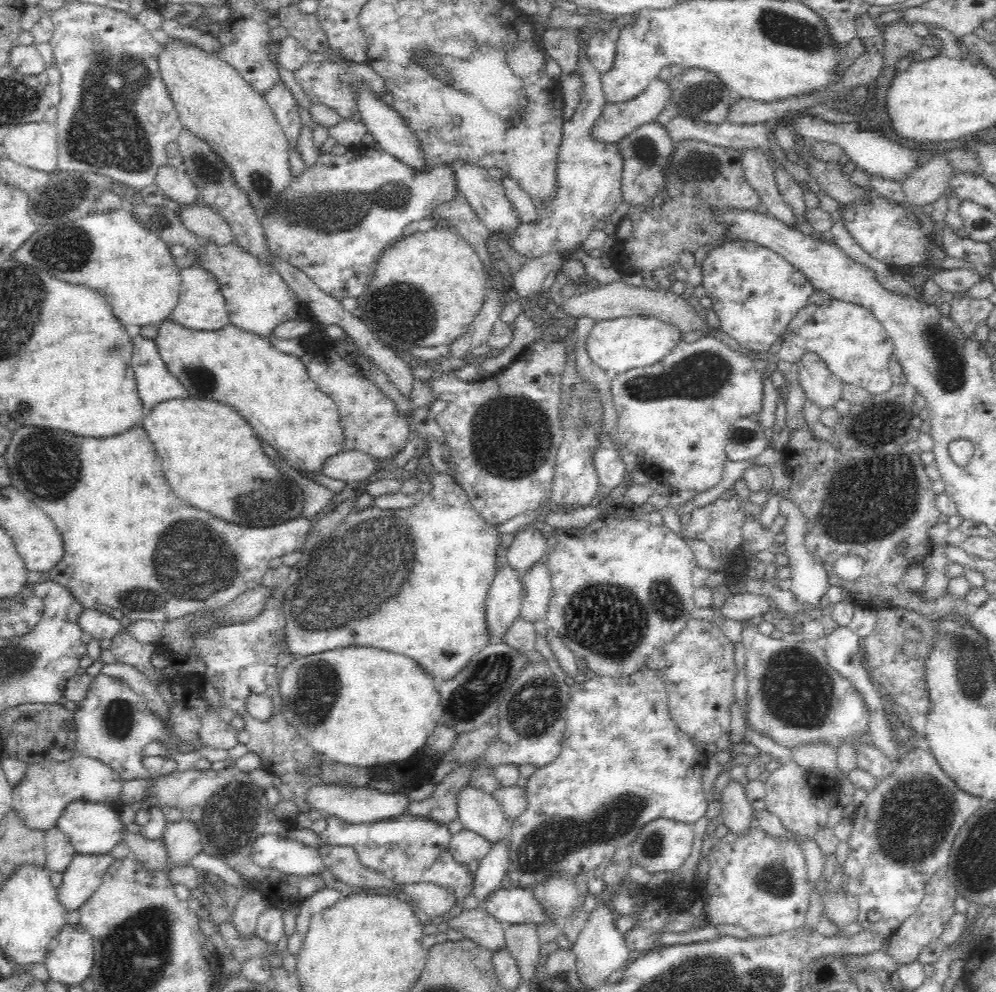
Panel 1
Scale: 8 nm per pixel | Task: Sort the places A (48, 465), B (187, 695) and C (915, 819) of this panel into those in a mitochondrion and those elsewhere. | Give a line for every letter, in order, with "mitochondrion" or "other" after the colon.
A: mitochondrion
B: other
C: mitochondrion

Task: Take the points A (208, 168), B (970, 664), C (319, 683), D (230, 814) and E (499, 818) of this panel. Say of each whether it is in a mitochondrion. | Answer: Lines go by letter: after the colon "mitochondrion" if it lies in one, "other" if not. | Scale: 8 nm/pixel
A: mitochondrion
B: mitochondrion
C: mitochondrion
D: mitochondrion
E: other

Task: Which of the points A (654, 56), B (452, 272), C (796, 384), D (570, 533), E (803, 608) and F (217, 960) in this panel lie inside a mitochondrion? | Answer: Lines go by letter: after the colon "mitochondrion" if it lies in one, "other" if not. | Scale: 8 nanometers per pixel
A: other
B: other
C: other
D: other
E: other
F: other

